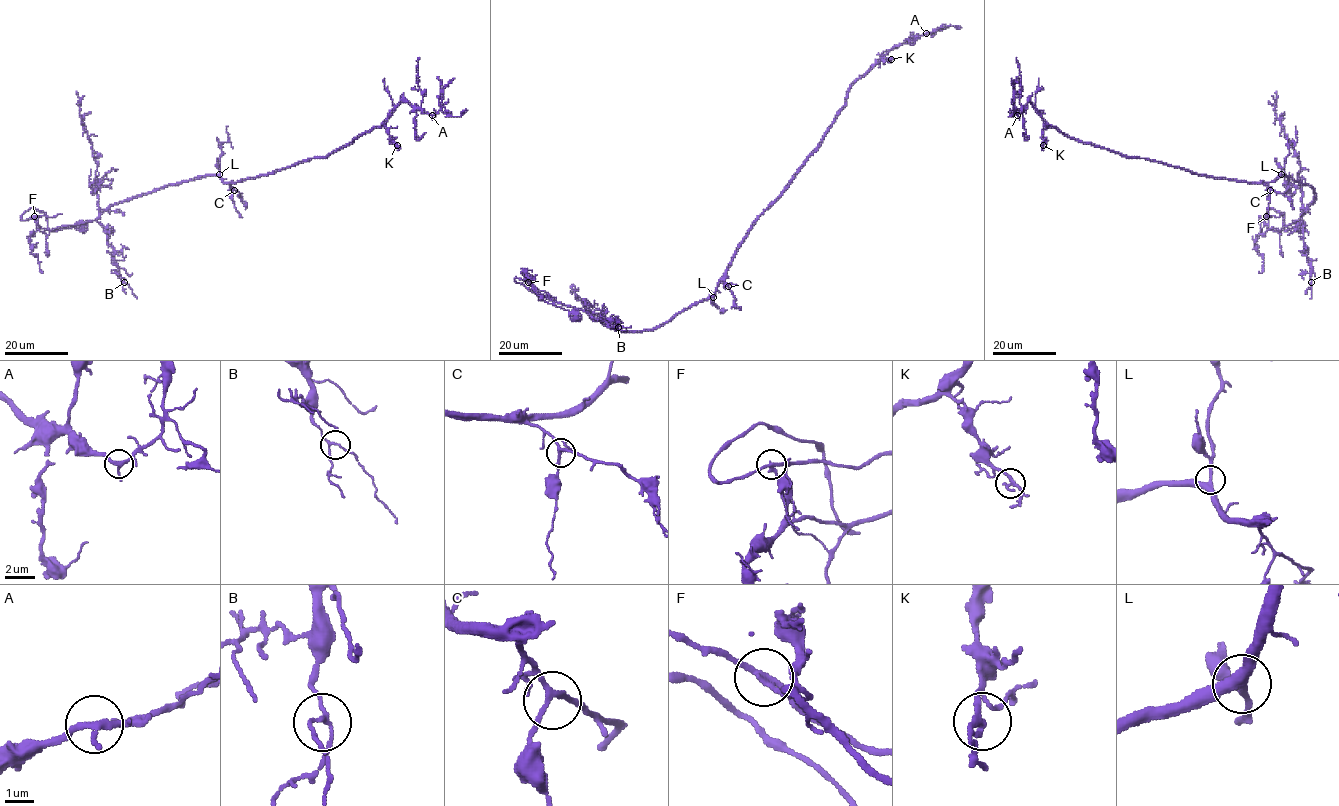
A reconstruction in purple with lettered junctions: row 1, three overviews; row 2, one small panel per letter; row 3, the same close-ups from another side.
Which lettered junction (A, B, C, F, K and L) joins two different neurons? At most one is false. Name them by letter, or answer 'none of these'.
none of these

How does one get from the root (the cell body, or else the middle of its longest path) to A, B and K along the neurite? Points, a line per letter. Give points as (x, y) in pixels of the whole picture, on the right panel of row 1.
A: (1301, 226), (1261, 220), (1315, 200), (1285, 174), (1198, 175), (1070, 138), (1030, 102), (1017, 115)
B: (1301, 226), (1285, 231), (1283, 214), (1272, 208), (1261, 220), (1278, 229), (1301, 221), (1311, 282)
K: (1301, 226), (1261, 220), (1315, 200), (1285, 174), (1198, 175), (1048, 126), (1043, 145)

